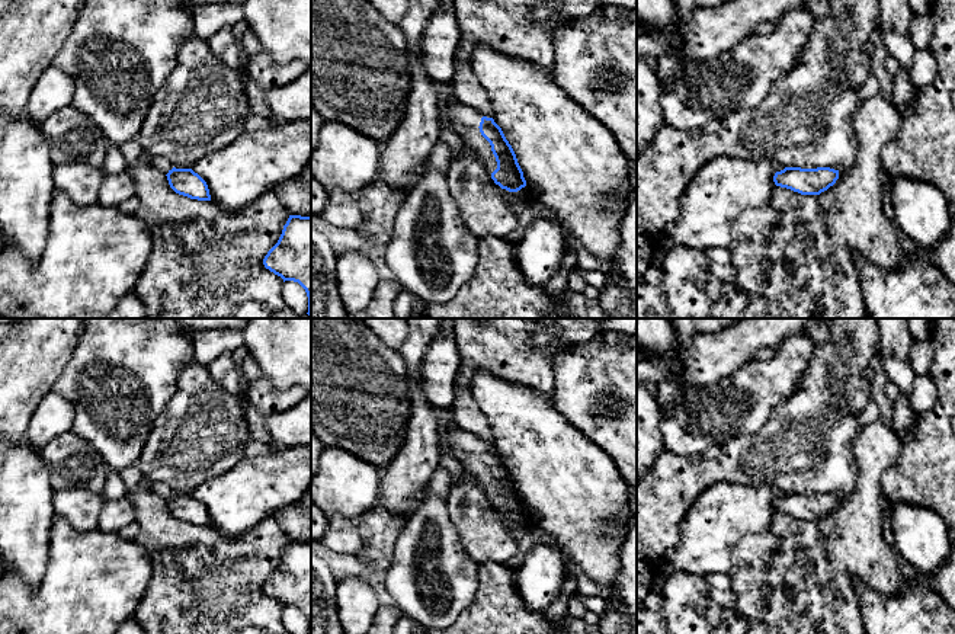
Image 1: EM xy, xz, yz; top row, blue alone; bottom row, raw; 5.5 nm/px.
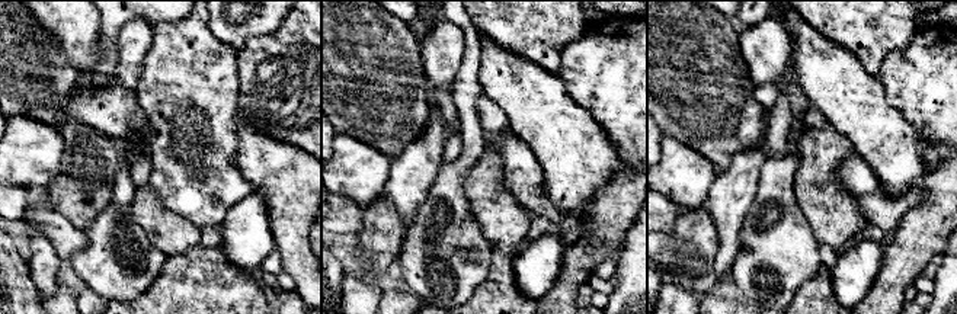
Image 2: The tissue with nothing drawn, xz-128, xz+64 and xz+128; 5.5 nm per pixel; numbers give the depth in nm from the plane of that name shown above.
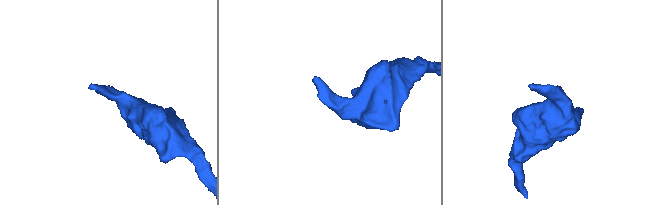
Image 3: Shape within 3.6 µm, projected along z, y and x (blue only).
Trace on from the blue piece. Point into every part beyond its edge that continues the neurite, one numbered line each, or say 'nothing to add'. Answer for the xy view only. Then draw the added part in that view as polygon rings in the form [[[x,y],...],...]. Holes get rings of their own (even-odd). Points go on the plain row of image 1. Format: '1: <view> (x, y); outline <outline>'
1: xy (160, 489); outline [[[151,483],[151,490],[166,500],[173,494],[173,491],[163,483]]]

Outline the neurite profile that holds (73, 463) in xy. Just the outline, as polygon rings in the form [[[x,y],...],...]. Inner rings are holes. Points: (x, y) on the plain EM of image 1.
[[[71,430],[49,441],[41,457],[49,468],[54,490],[84,489],[102,493],[109,465],[84,439]]]

